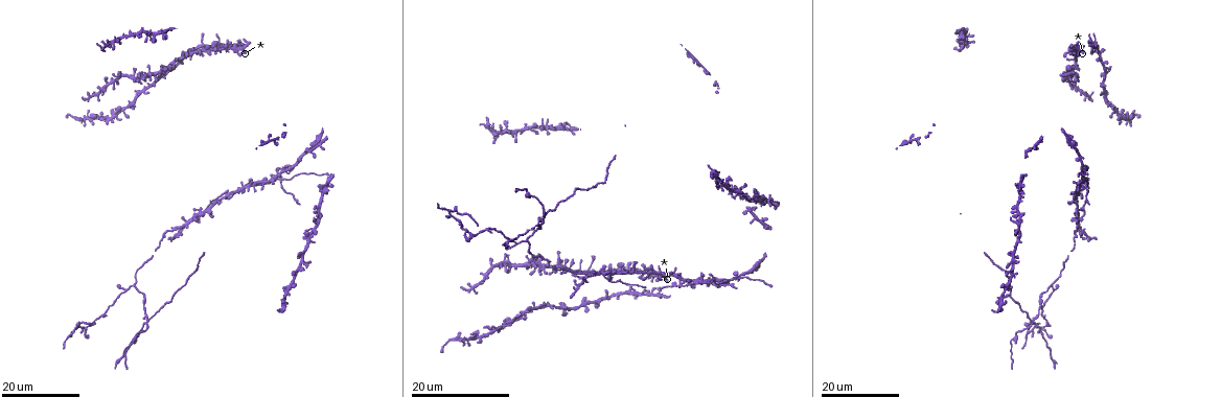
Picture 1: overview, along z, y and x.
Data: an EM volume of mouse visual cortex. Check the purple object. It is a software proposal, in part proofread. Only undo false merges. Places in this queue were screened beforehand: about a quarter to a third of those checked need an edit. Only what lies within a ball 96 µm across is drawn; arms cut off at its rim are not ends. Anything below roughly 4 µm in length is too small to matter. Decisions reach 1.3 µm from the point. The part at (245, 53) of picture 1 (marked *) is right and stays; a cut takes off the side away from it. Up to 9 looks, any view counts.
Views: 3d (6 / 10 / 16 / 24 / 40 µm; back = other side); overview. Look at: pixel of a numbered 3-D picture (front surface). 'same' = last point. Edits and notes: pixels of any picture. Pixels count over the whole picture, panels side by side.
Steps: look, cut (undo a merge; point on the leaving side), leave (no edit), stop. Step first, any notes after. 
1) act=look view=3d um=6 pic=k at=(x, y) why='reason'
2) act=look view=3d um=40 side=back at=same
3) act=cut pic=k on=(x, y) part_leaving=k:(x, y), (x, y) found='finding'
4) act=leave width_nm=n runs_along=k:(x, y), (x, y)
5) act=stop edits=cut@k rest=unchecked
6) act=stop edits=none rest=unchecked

act=look view=3d um=16 pic=1 at=(132, 341) why='calibre changes'

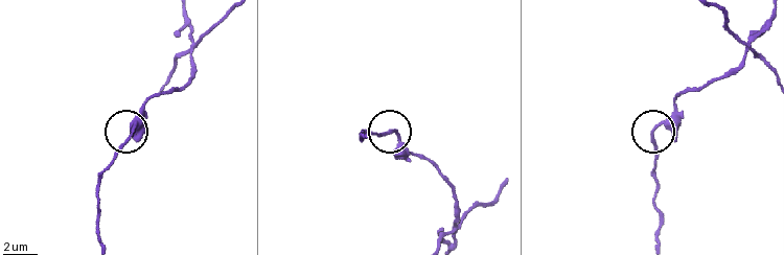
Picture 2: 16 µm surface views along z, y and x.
act=look view=3d um=6 pic=2 at=(654, 127)

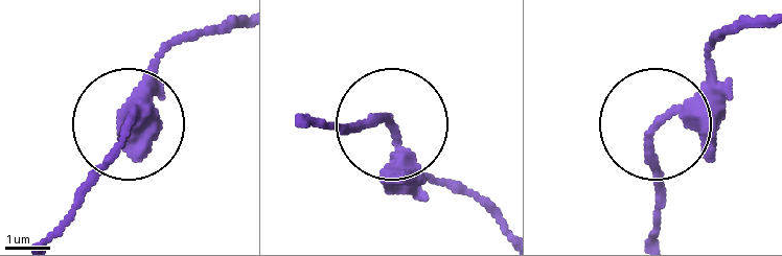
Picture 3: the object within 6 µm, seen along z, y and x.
act=leave width_nm=240 runs_along=3:(760, 16), (719, 42), (705, 79), (651, 136), (660, 233) found='all the same cell'

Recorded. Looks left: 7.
act=look view=3d um=24 pic=1 at=(281, 180) why='three arms meet'

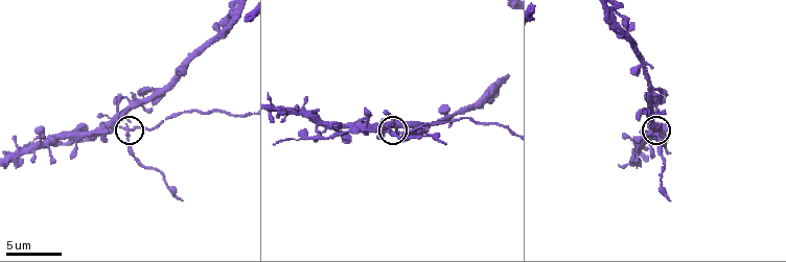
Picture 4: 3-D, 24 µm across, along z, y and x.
act=look view=3d um=10 pic=4 at=(125, 131)

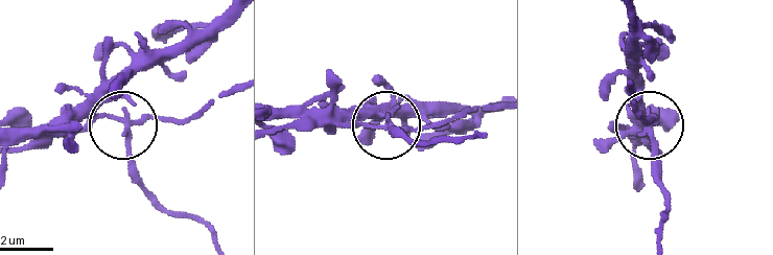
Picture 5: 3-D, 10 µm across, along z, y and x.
act=cut pic=5 on=(132, 161) side_arm_um=15 part_leaving=5:(130, 124), (137, 177), (164, 204), (204, 224), (211, 237) found='two cells meet here'

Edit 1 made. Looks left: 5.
act=look view=3d um=16 pic=1 at=(1026, 151) why='four-way junction'

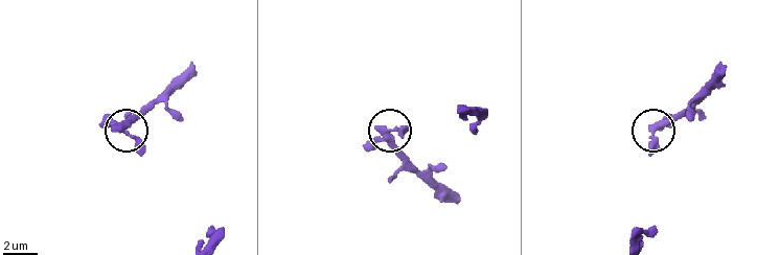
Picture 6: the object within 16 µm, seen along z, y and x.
act=look view=3d um=10 pic=6 at=(389, 129)

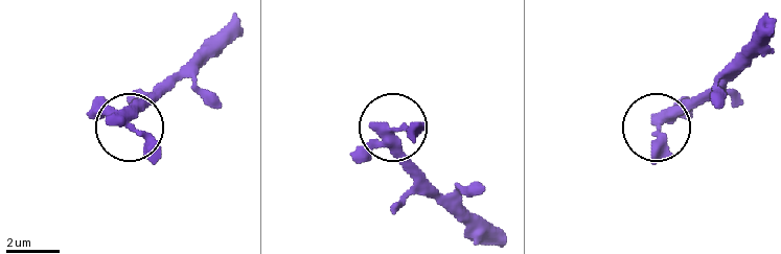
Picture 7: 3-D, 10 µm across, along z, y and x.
act=leave found='all the same cell'

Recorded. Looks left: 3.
act=look view=3d um=10 pic=4 at=(316, 126) why='a fork'

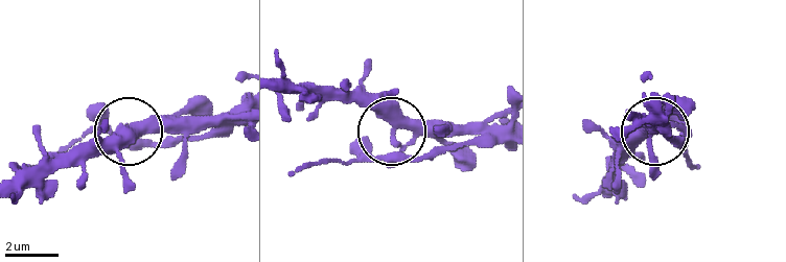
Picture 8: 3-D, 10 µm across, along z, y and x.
act=leave runs_along=8:(500, 124), (406, 124), (378, 156), (347, 163) found='all the same cell'

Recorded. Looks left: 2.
act=look view=3d um=16 pic=1 at=(1081, 217) why='three arms meet'

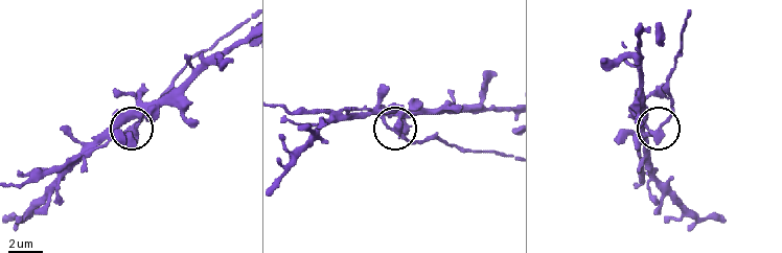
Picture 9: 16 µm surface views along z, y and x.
act=look view=3d um=6 pic=9 at=(661, 132) why='zoom in'

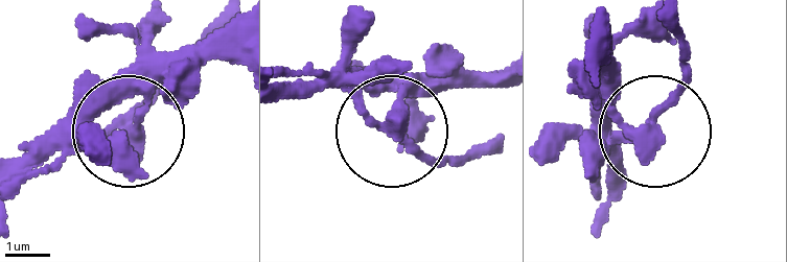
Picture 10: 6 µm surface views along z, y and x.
act=leave arms=3 found='all the same cell'

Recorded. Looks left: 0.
act=stop edits=cut@5 rest=unchecked

